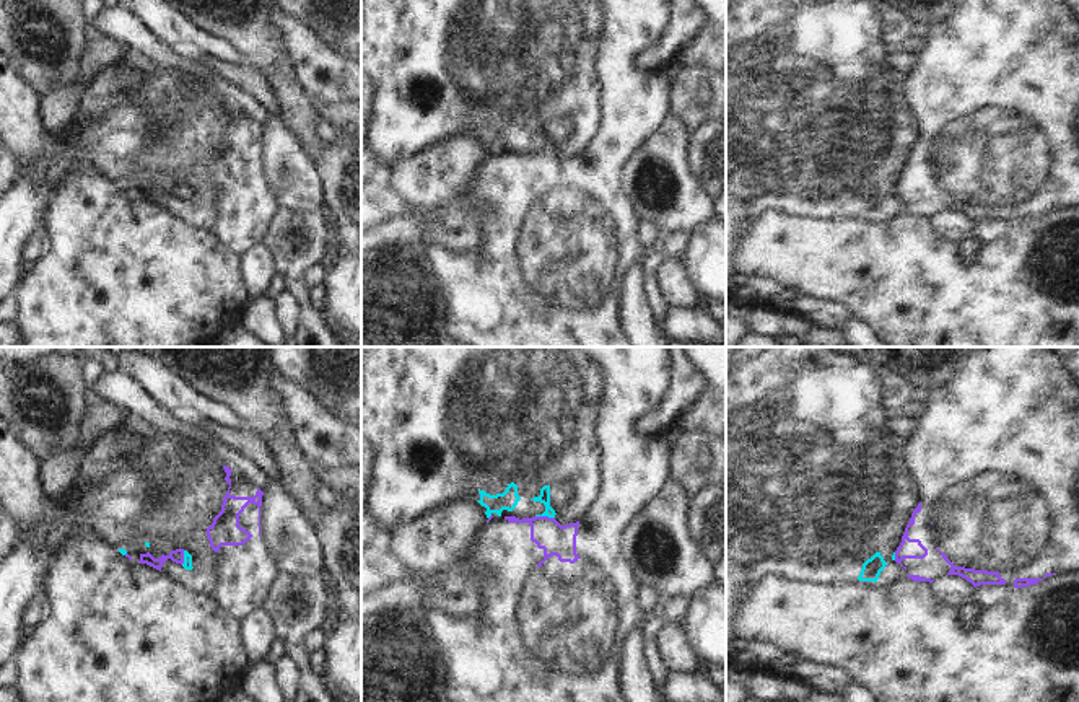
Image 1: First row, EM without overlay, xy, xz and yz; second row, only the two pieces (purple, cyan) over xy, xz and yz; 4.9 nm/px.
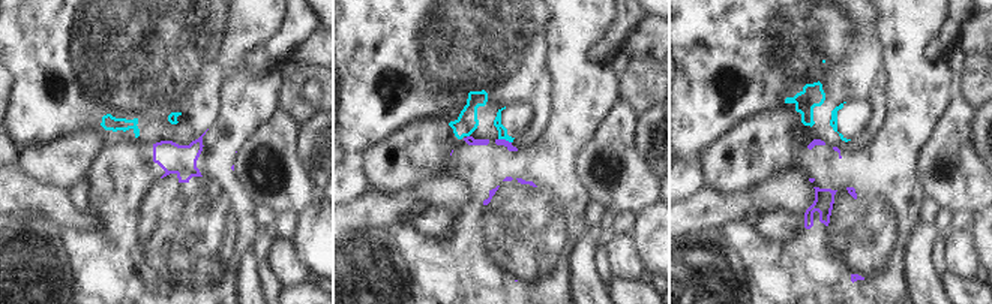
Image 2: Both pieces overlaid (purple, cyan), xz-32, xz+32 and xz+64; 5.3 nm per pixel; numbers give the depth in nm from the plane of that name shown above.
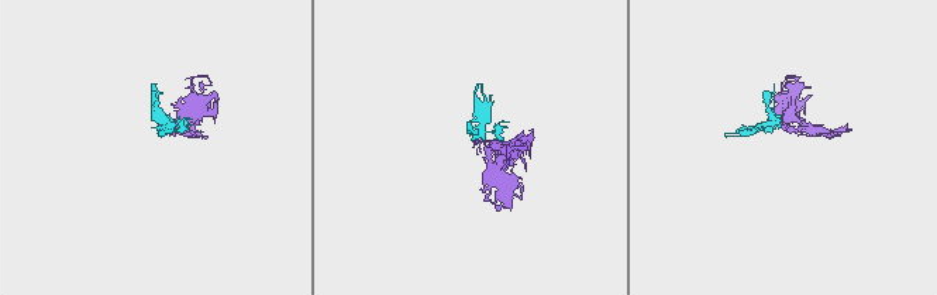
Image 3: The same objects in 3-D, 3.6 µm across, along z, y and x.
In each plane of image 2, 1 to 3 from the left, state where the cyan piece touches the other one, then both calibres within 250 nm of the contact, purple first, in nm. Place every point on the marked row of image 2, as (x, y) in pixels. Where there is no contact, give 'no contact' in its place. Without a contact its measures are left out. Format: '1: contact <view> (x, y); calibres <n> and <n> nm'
1: no contact
2: contact xz+32 (505, 140); calibres 40 and 50 nm
3: no contact

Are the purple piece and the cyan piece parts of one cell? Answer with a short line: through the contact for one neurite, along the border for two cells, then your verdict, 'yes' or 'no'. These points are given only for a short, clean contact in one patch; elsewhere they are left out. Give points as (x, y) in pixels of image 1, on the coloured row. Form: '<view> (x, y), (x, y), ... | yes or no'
xz (536, 515), (554, 518) | no

